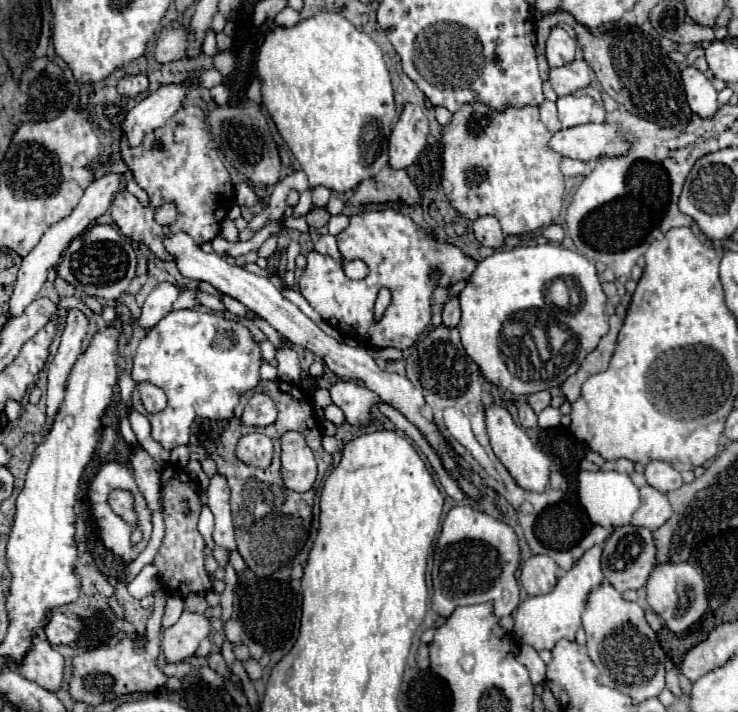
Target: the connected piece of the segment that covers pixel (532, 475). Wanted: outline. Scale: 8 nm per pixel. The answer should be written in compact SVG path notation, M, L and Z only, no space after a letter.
M499 404L489 406L485 410L485 418L487 418L487 432L489 432L493 452L501 460L501 464L509 470L513 480L527 492L543 492L549 484L551 473L552 461L549 455L540 448L536 448L536 445L529 440L529 436L525 434L525 430L513 422L511 414L503 406Z

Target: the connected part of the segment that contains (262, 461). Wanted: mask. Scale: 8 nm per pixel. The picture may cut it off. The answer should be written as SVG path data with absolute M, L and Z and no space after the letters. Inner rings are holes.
M247 434L237 444L237 458L245 464L267 468L273 458L273 444L265 434Z

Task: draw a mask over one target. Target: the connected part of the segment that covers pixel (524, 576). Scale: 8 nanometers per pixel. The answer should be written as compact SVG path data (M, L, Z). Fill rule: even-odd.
M545 554L531 556L527 562L523 562L519 580L529 596L549 594L557 584L557 564Z

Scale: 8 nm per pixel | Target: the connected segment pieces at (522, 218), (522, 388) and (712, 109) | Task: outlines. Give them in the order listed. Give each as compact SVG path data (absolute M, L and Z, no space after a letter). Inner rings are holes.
M465 104L459 112L453 114L449 126L443 128L443 188L451 202L451 206L475 220L479 216L495 216L503 228L503 234L527 234L535 232L543 226L553 224L563 206L563 174L559 170L559 162L563 156L557 156L547 142L551 132L543 126L539 118L537 106L525 108L507 108L505 112L491 110L485 104Z
M561 244L519 246L487 256L477 264L459 300L463 348L491 384L513 396L529 396L559 386L561 380L577 372L581 360L593 352L609 330L605 316L607 298L593 262ZM557 276L577 278L581 292L585 292L585 304L573 316L565 316L565 312L545 304L545 288Z
M695 47L687 56L687 68L681 72L683 84L685 84L685 94L691 110L701 116L701 118L713 118L715 112L719 110L717 102L717 90L713 84L693 68L693 59L703 53L700 47Z

